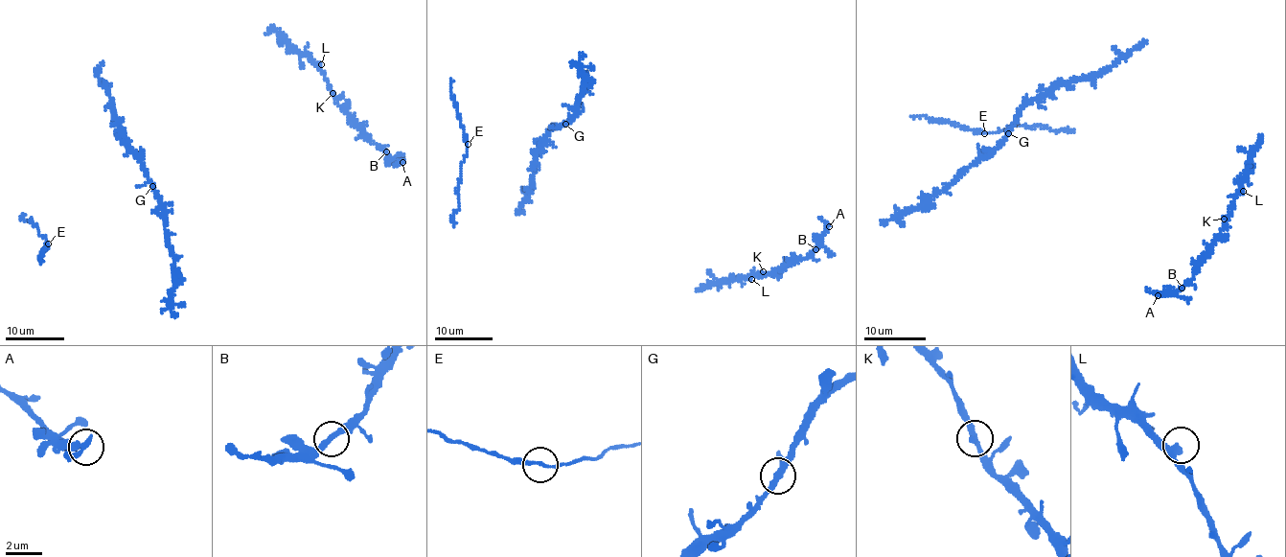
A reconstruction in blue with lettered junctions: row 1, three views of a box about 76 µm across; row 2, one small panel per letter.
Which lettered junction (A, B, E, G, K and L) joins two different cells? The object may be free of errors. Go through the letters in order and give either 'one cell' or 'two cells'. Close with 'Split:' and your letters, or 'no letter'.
A: one cell
B: one cell
E: one cell
G: one cell
K: one cell
L: one cell
Split: no letter

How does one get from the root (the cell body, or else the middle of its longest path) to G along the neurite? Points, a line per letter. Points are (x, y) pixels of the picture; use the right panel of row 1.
G: (1146, 42), (1128, 50), (1102, 72), (1059, 81), (1037, 98), (1031, 98), (1008, 132)

